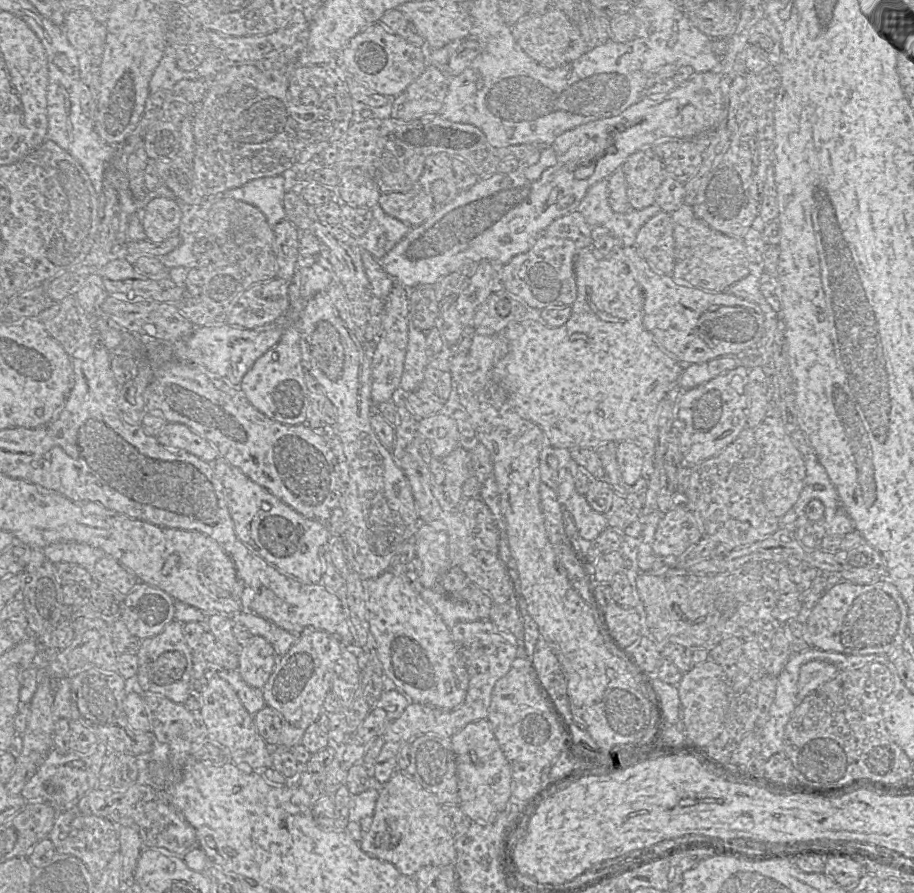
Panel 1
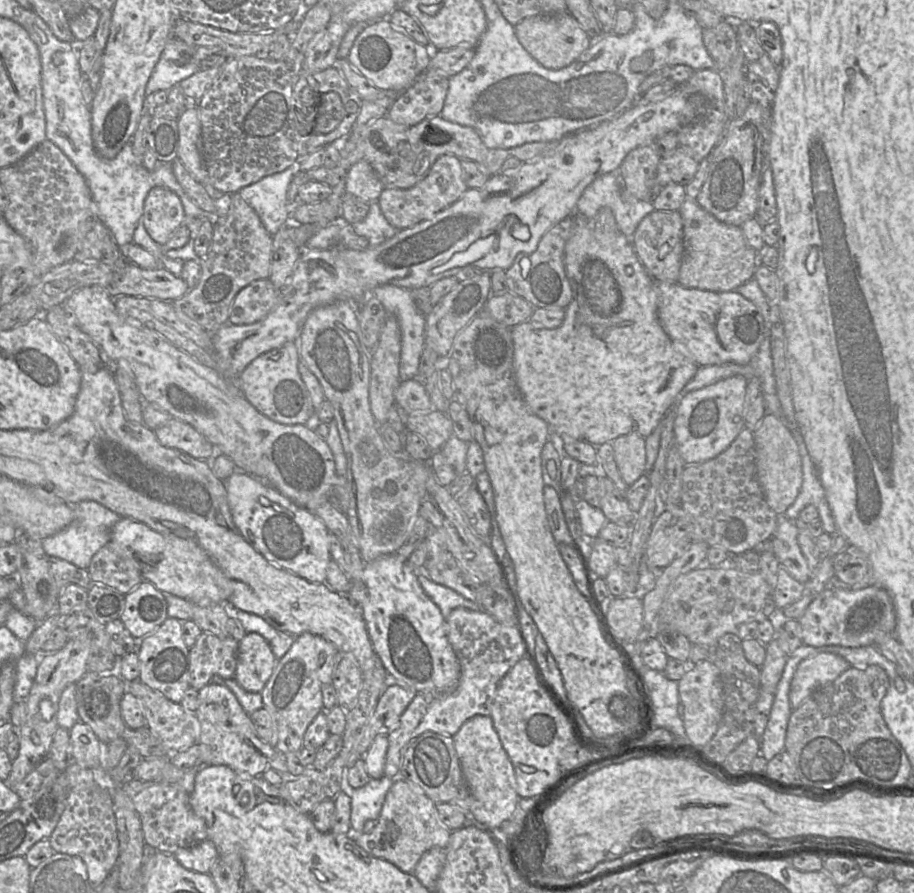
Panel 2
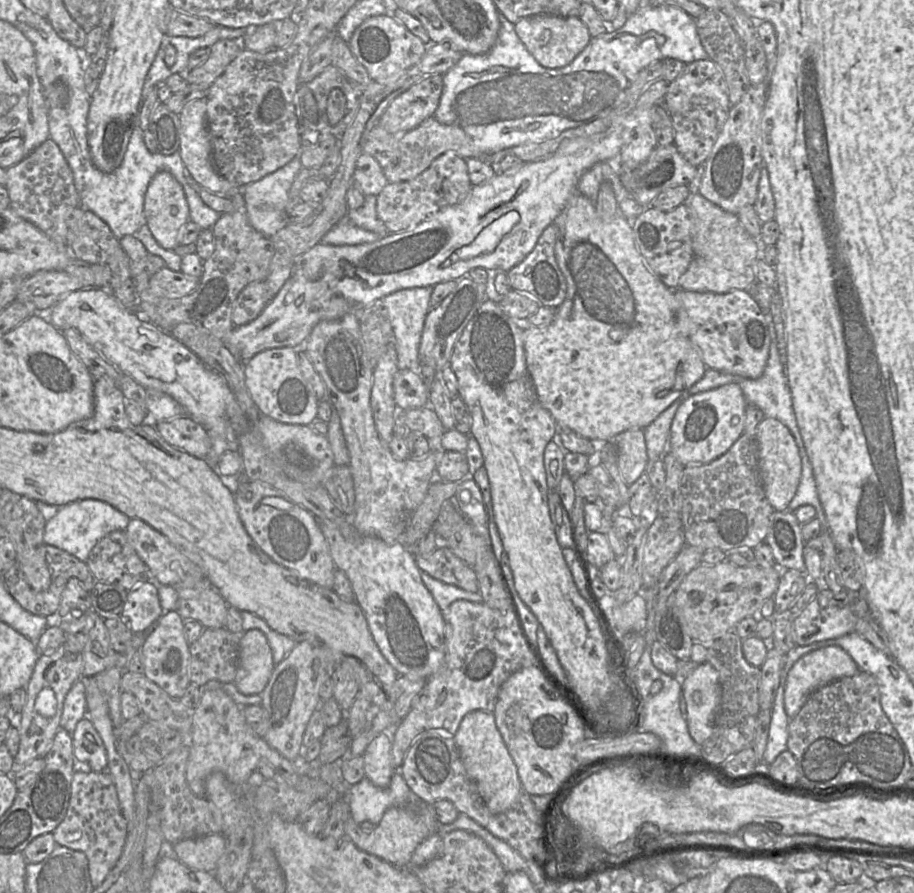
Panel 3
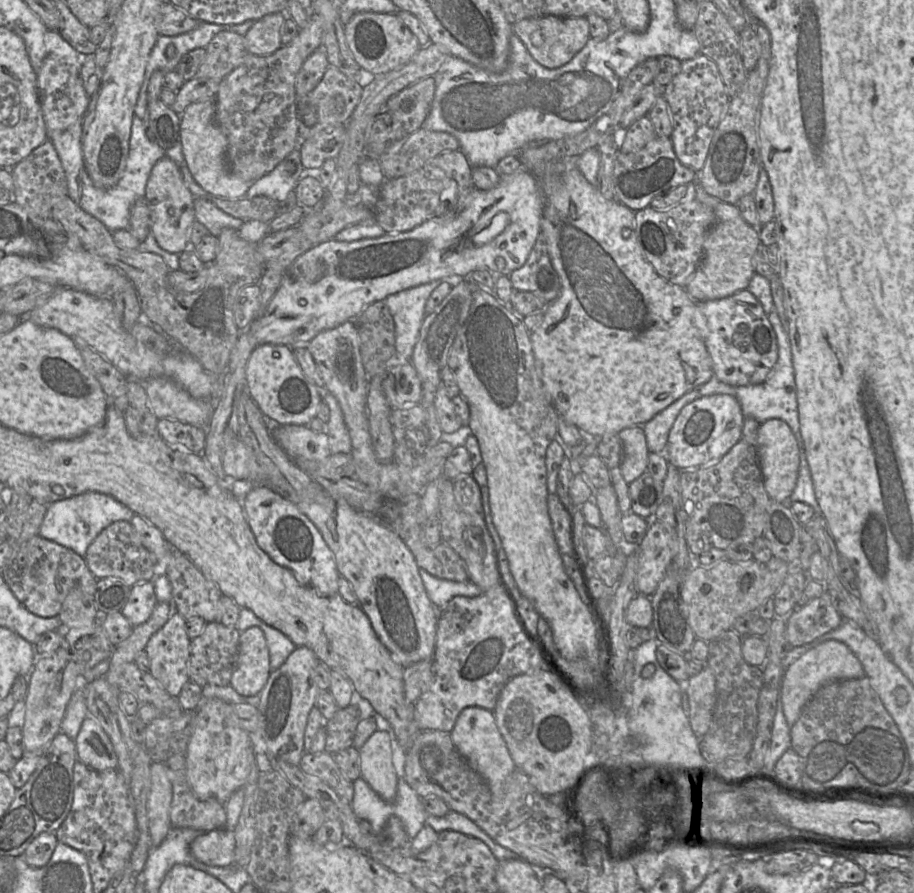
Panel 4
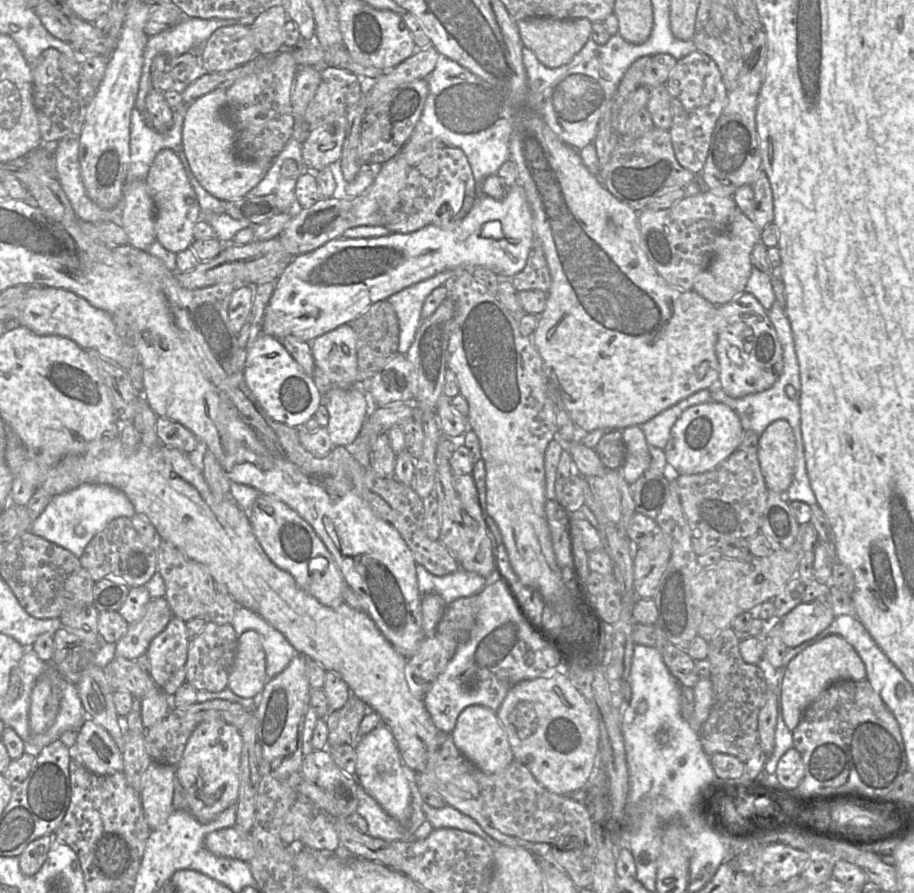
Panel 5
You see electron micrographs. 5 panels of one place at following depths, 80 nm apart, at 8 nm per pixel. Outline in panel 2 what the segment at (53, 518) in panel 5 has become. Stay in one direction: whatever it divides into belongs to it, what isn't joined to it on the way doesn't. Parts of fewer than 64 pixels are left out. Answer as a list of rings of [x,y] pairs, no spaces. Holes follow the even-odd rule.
[[[95,501],[80,502],[73,506],[73,510],[73,521],[56,534],[43,539],[42,546],[48,556],[63,559],[82,569],[88,569],[93,556],[109,543],[112,528],[121,517]]]

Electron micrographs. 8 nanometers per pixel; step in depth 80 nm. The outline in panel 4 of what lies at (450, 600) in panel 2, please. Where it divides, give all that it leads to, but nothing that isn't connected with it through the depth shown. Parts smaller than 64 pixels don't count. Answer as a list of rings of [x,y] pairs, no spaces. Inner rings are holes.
[[[419,569],[428,598],[438,611],[446,608],[455,596],[478,597],[484,591],[472,581],[455,582],[432,576],[424,569]]]

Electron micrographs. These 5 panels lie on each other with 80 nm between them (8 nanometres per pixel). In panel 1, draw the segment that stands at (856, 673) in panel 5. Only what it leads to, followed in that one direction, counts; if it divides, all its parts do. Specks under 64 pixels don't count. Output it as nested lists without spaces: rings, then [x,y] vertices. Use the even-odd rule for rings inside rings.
[[[812,660],[802,665],[797,684],[798,702],[817,690],[821,685],[835,678],[838,674],[835,665],[820,660]]]

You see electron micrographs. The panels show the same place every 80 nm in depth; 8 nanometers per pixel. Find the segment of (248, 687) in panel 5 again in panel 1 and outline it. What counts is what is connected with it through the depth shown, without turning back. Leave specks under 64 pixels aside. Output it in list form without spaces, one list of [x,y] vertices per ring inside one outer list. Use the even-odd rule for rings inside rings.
[[[252,636],[239,652],[237,671],[250,686],[263,689],[278,661],[273,646],[261,636]]]

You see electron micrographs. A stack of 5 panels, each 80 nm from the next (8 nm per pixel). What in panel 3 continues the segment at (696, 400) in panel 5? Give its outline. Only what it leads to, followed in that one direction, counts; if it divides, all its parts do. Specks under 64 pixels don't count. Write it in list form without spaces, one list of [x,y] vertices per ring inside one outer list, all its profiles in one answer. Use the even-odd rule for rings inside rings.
[[[684,392],[643,429],[649,460],[663,459],[664,455],[670,453],[670,431],[675,414],[682,402],[694,394],[696,393]]]

